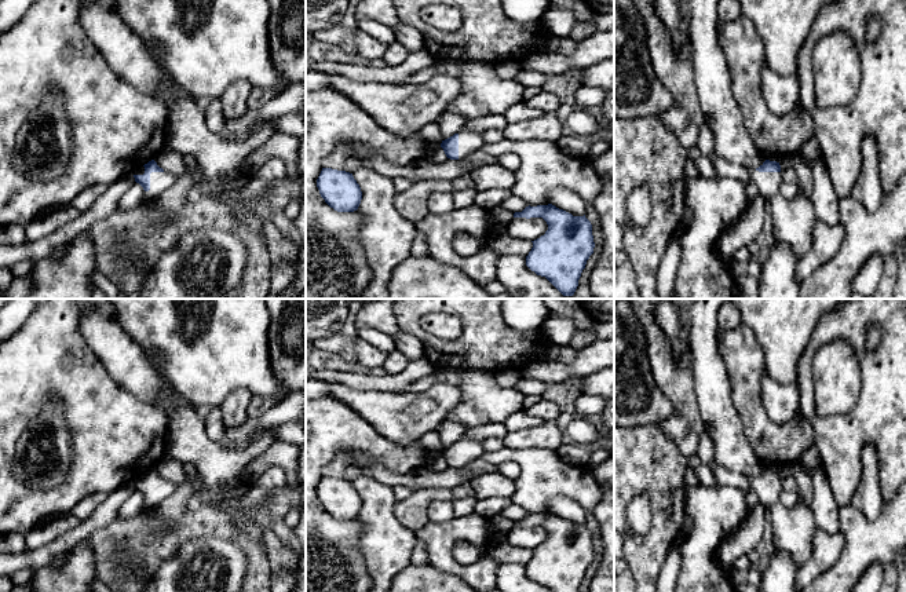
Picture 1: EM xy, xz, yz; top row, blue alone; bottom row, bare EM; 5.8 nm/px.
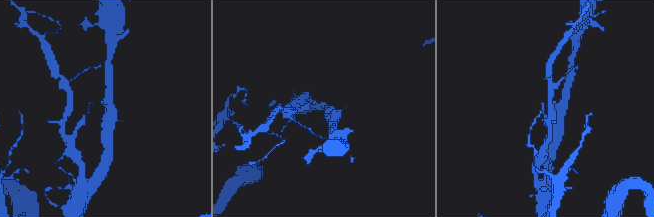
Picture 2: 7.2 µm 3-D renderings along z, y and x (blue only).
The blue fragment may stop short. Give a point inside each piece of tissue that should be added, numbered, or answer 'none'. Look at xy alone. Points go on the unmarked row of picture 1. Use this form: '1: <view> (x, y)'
1: xy (160, 490)

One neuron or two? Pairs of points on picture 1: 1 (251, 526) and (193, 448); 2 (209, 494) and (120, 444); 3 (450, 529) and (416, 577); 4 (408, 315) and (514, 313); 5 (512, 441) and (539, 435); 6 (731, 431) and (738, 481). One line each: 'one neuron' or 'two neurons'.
1: one neuron
2: two neurons
3: two neurons
4: two neurons
5: one neuron
6: two neurons

